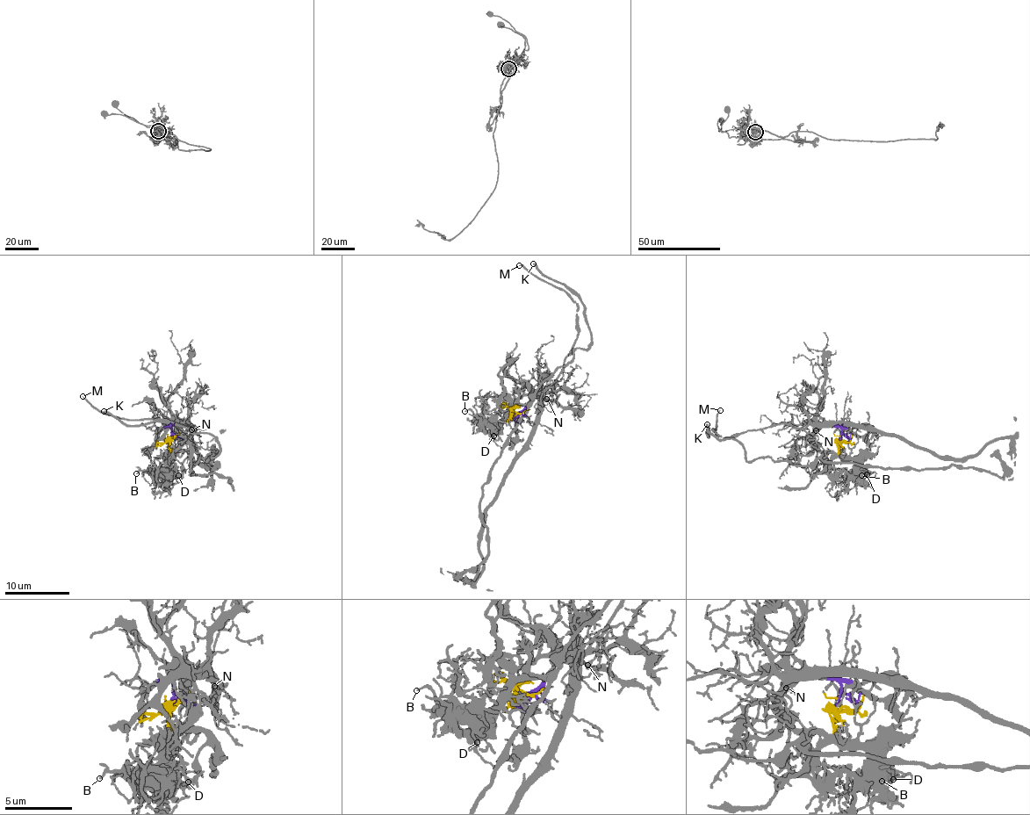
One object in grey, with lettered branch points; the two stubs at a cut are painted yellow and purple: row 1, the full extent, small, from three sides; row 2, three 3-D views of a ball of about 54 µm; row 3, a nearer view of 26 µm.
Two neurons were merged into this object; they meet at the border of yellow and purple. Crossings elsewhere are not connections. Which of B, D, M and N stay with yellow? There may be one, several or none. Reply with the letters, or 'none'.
B, D

